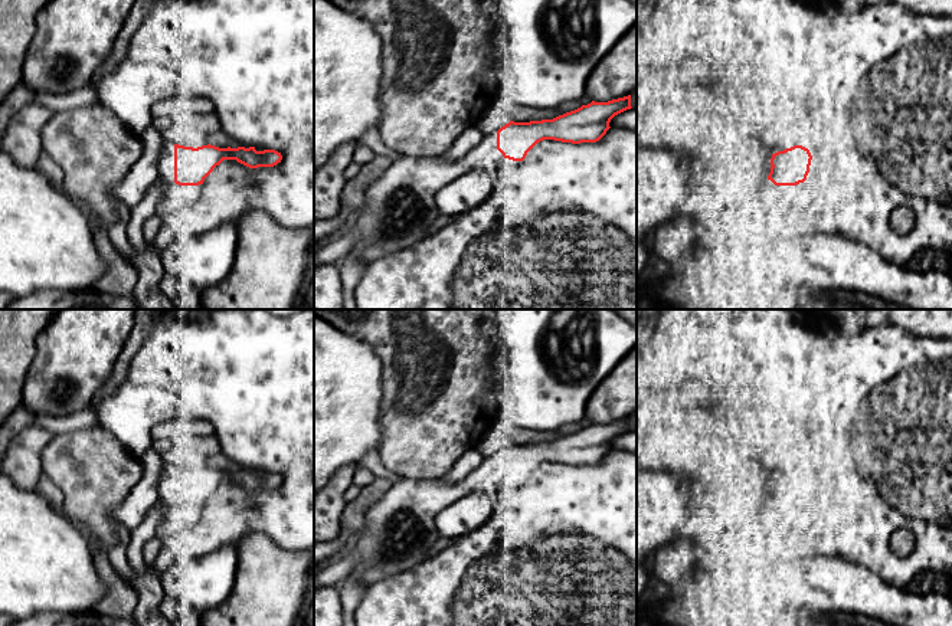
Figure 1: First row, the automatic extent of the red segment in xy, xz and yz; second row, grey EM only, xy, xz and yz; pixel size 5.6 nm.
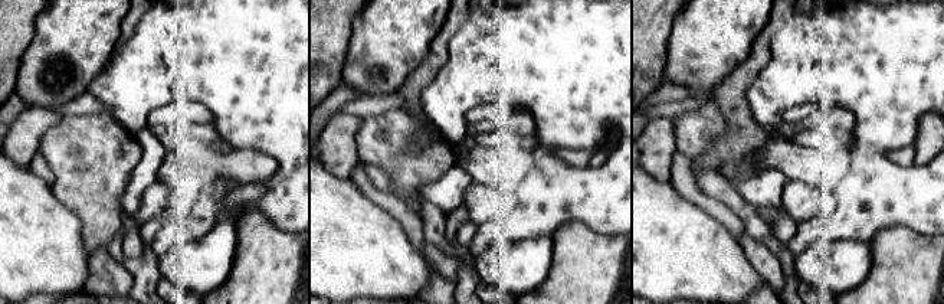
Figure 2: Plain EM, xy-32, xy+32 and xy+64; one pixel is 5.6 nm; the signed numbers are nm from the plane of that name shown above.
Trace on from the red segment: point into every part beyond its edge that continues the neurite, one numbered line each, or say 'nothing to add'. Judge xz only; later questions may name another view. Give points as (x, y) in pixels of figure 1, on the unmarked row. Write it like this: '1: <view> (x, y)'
1: xz (399, 530)

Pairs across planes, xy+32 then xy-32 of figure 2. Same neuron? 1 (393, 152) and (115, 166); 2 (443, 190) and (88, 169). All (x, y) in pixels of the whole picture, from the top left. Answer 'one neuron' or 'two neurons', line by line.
1: one neuron
2: two neurons

